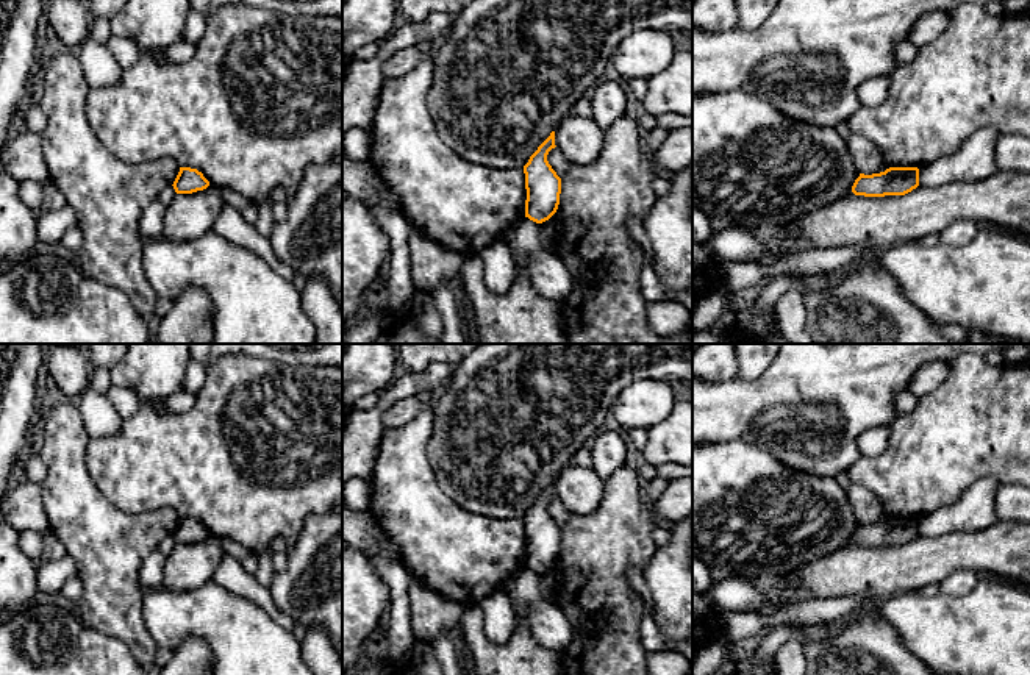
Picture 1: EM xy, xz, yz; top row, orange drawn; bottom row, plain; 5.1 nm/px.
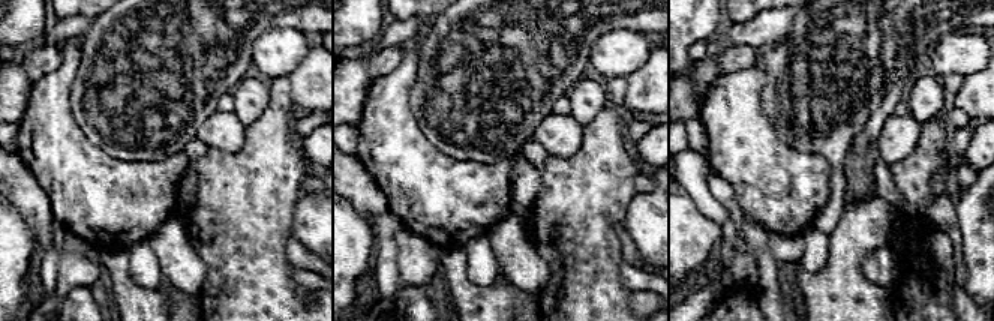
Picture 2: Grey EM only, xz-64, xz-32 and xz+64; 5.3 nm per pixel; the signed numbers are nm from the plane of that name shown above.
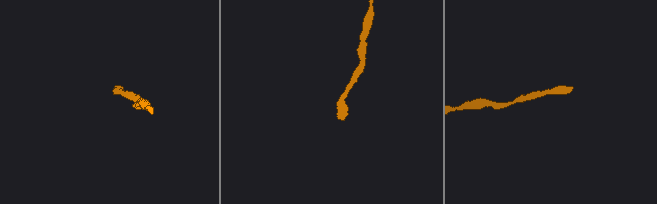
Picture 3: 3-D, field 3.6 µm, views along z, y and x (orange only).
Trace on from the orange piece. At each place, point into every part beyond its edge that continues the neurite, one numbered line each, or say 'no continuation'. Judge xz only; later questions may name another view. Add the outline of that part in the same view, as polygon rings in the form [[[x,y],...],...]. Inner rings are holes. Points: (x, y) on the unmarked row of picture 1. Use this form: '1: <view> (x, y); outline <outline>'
1: xz (547, 624); outline [[[524,567],[508,595],[539,645],[561,652],[570,644],[569,619],[560,606],[539,597],[539,573]]]

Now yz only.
1: yz (974, 511); outline [[[994,477],[977,480],[955,503],[921,517],[919,536],[975,533],[989,528],[999,520],[994,505],[997,488],[999,481]]]

